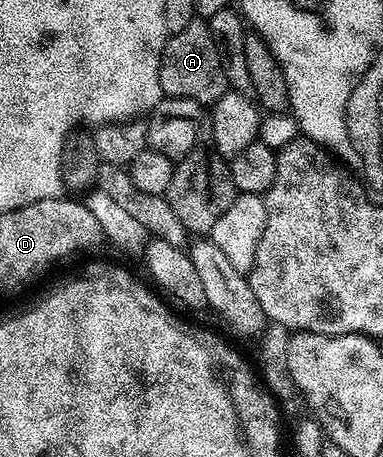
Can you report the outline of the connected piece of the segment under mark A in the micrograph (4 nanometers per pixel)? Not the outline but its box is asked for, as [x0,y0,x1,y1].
[160,18,230,106]

